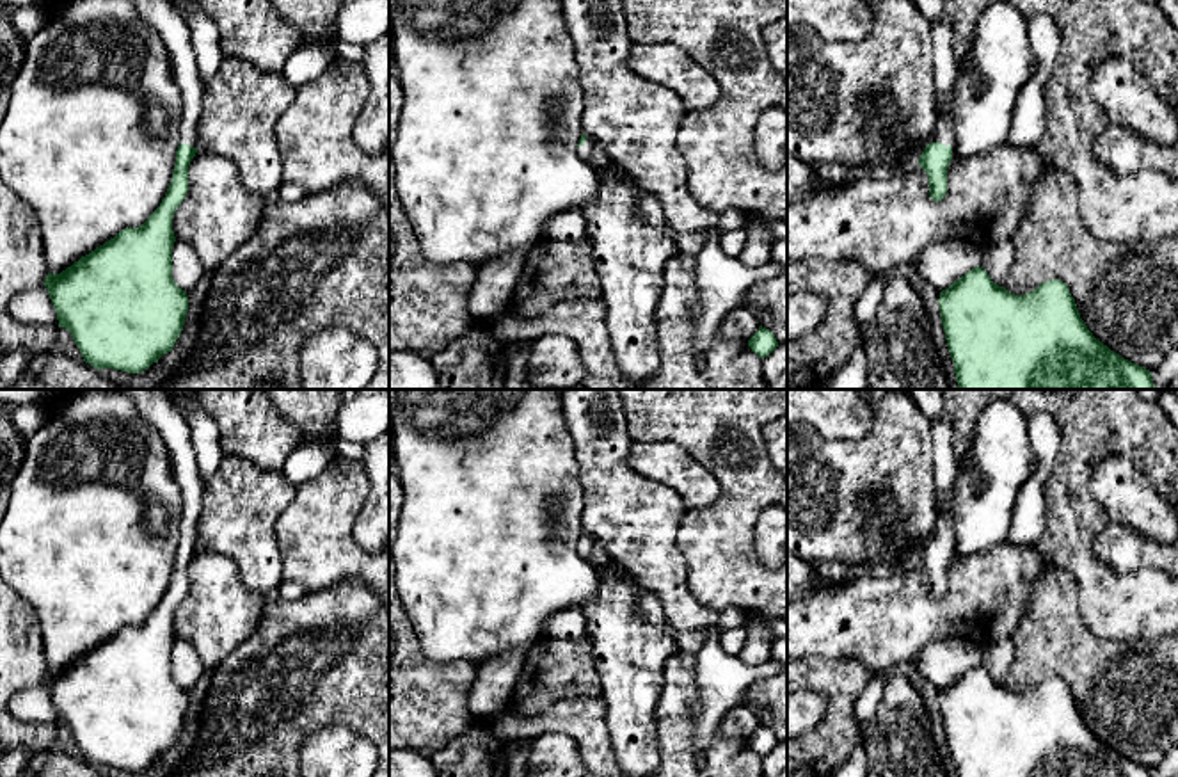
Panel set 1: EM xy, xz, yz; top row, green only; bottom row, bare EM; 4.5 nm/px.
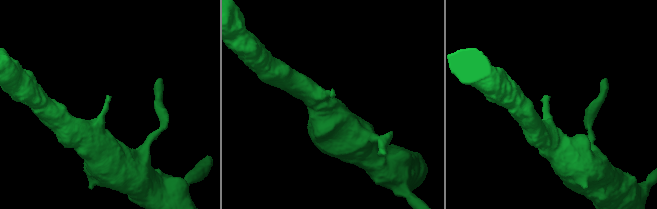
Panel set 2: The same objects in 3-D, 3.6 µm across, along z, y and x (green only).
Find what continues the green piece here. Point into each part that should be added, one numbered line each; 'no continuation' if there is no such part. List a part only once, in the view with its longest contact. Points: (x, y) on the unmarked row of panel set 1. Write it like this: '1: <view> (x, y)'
1: xy (155, 406)

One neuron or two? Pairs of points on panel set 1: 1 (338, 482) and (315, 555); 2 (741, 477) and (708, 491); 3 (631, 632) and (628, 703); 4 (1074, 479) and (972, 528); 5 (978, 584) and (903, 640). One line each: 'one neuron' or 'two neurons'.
1: one neuron
2: two neurons
3: one neuron
4: two neurons
5: one neuron

